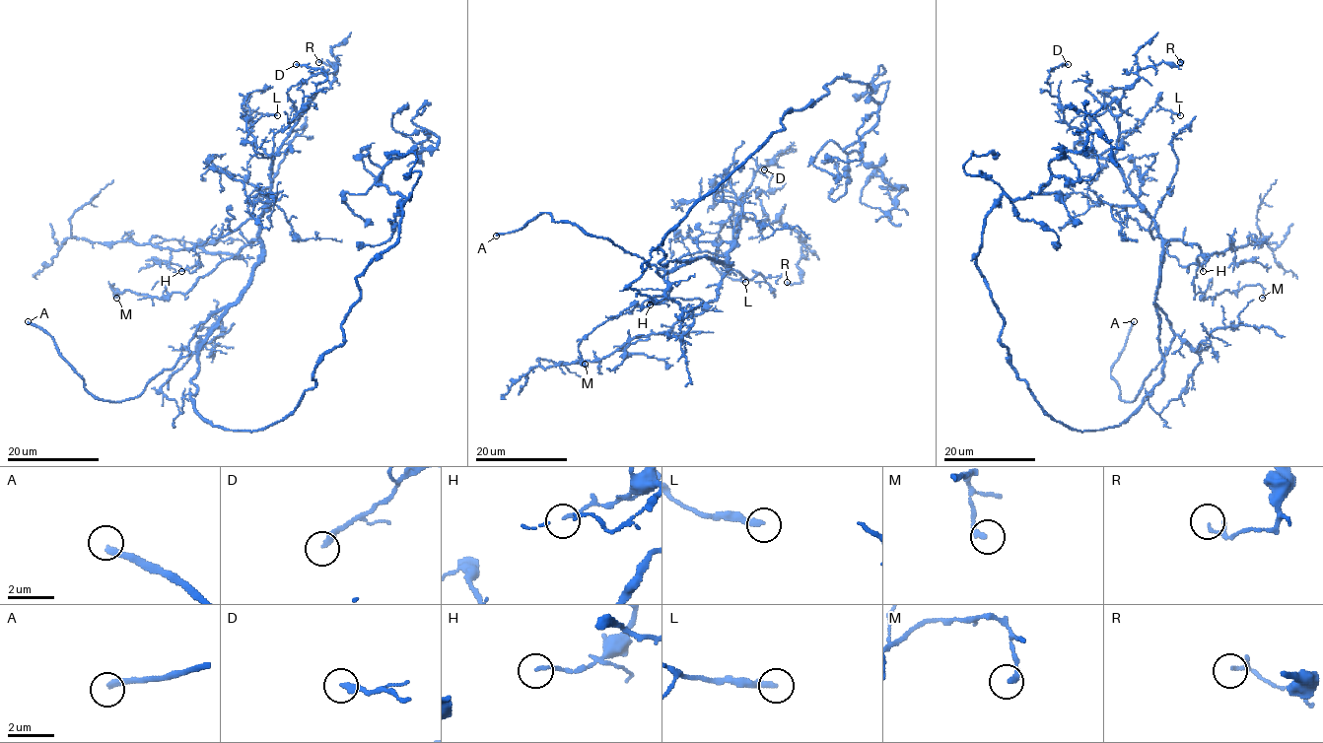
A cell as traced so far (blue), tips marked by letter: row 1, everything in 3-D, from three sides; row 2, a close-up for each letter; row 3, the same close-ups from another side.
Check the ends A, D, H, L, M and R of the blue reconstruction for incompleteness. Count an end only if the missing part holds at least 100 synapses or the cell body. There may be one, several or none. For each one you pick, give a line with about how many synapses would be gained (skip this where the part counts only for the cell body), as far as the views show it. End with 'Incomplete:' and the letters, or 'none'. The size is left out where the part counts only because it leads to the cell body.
Incomplete: A

